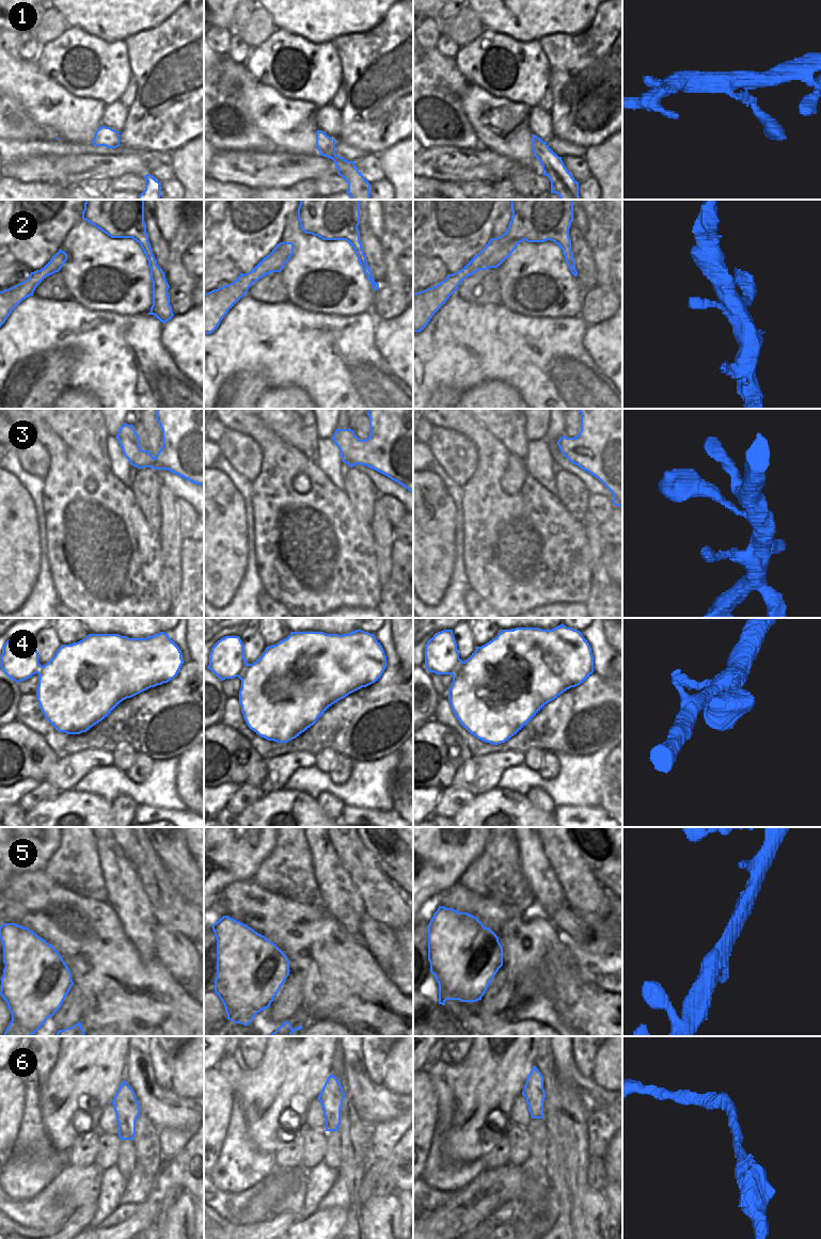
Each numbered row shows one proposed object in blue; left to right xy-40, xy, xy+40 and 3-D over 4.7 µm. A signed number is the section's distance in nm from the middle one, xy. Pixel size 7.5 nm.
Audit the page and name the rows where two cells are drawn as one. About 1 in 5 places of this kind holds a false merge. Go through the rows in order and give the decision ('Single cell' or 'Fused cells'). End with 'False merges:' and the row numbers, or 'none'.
1: Single cell
2: Single cell
3: Single cell
4: Single cell
5: Single cell
6: Single cell
False merges: none

